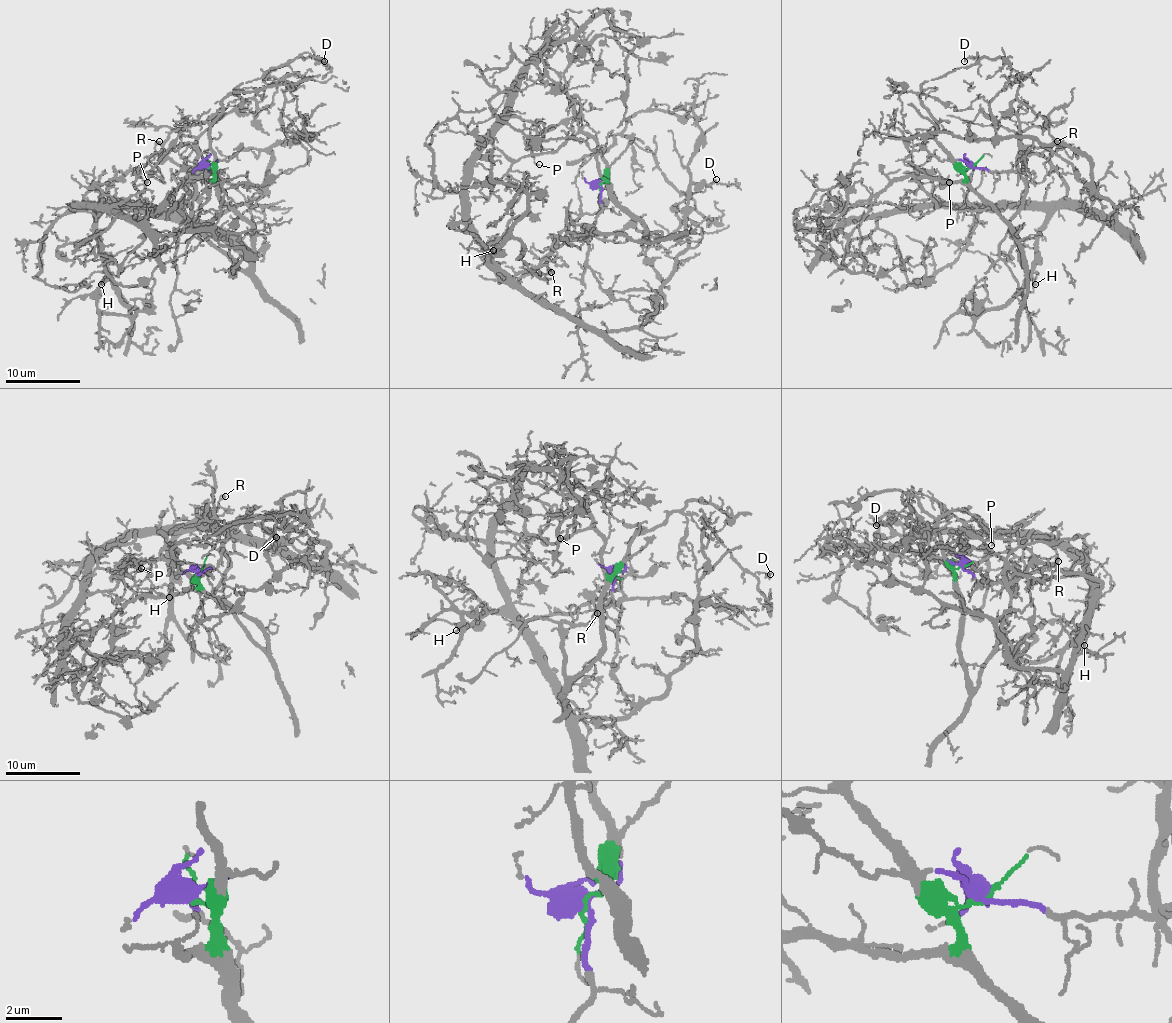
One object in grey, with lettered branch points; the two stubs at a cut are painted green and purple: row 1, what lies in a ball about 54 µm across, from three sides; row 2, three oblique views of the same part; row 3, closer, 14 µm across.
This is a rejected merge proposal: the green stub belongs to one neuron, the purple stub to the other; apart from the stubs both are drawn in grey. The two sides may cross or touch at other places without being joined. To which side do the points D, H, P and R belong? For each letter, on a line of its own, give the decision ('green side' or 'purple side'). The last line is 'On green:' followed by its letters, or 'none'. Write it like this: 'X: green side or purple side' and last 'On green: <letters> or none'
D: green side
H: purple side
P: green side
R: purple side
On green: D, P

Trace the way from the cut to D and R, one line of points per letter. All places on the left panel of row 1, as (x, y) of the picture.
D: (208, 169), (213, 167), (209, 124), (224, 98), (241, 85), (295, 57), (310, 53), (323, 61)
R: (208, 169), (209, 171), (189, 171), (176, 165), (165, 154), (154, 154), (152, 159), (159, 141)

